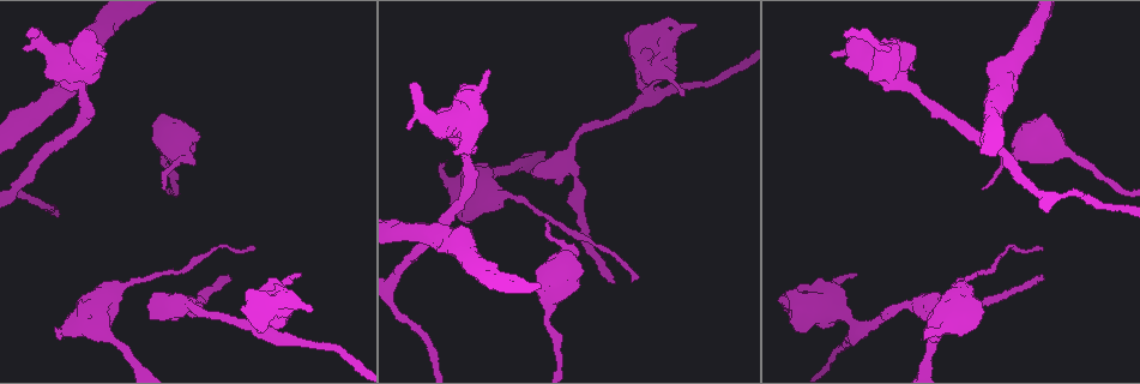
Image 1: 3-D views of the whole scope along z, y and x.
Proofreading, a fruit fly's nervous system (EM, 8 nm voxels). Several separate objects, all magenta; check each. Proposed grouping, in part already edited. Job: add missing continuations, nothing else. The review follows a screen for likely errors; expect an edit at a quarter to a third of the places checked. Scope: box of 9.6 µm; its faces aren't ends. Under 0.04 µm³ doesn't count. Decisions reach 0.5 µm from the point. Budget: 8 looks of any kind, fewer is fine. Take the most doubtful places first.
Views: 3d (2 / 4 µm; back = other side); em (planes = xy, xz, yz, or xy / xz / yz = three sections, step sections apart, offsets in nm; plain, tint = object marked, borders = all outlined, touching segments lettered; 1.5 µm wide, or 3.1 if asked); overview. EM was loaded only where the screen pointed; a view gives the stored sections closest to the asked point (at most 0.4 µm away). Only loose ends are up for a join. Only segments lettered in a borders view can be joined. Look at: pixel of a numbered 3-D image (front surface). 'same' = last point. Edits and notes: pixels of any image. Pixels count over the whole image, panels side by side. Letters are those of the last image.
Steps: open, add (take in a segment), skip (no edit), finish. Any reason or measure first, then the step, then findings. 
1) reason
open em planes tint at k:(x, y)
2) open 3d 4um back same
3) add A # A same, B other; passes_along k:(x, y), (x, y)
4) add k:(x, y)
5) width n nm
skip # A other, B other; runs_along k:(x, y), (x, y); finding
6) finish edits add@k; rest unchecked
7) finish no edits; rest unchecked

branch stops here
open 3d 4um at 1:(312, 311)

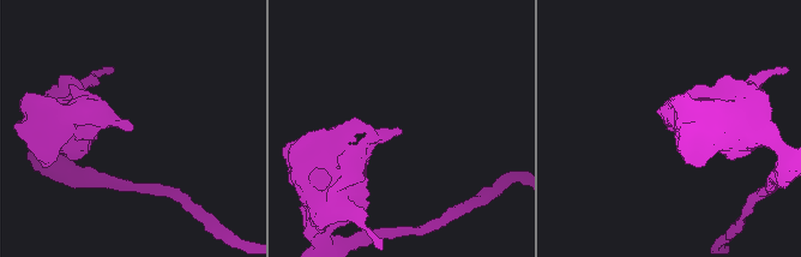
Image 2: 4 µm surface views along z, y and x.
open em yz step 4 borders at 2:(400, 132)

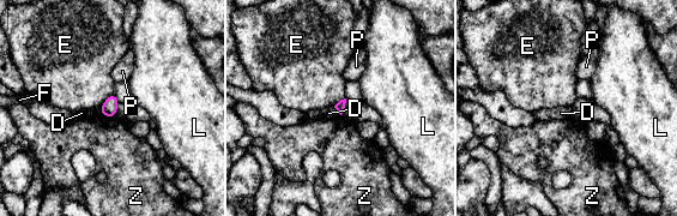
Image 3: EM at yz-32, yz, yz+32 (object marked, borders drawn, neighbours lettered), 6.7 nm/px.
cut it another way
open em planes borders same

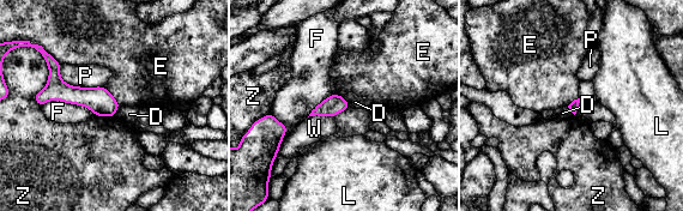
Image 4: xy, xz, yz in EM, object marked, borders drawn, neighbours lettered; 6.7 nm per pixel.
skip # D other, E other, F other, L other, P other, W other, Z other; no lettered segment goes on from it

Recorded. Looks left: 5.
branch stops here
open 3d 4um back at 1:(681, 95)

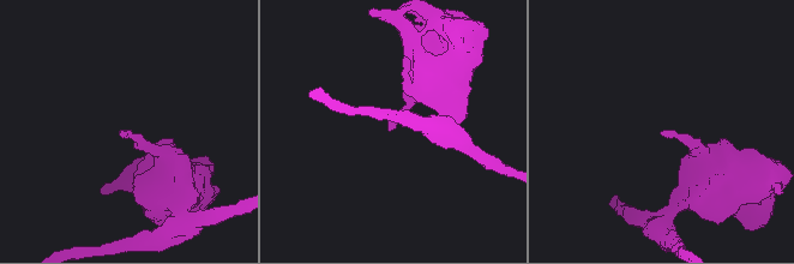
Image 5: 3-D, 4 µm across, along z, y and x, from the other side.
open em planes plain at 5:(119, 131)

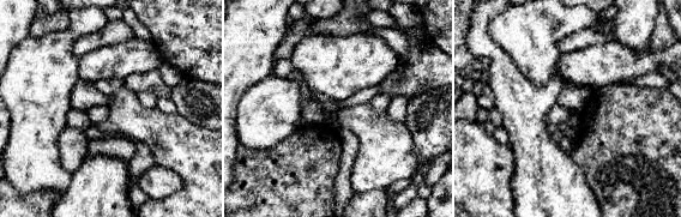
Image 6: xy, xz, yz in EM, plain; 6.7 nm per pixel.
open em planes borders same

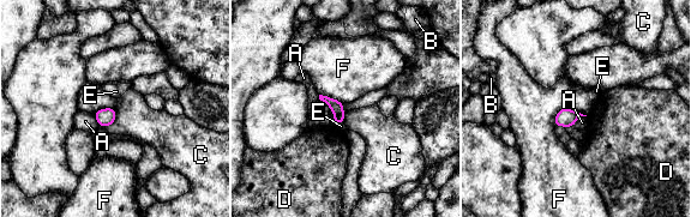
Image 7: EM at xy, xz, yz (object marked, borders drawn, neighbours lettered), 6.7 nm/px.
longest_contact F 180 nm
skip # A other, B other, C other, D other, E other, F other; none of them fits

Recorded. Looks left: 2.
free end
open em xy step 4 tint at 1:(409, 86)

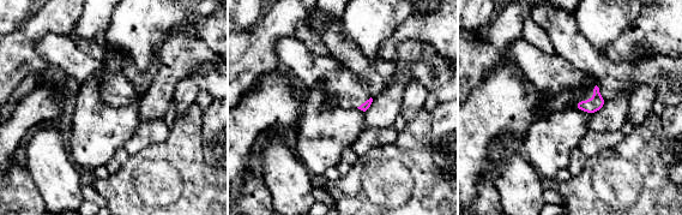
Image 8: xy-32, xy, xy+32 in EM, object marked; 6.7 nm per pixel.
another direction
open em planes borders same

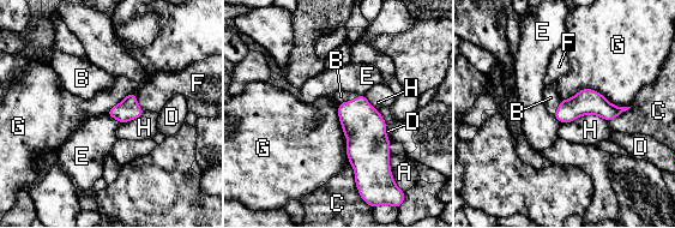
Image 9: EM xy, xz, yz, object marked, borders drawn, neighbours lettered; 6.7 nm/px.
width 150 nm
add 9:(341, 96) # A other, B same, C other, D other, E other, F other, G other, H other; the neuron continues

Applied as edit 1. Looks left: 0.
finish edits add@9; rest unchecked

